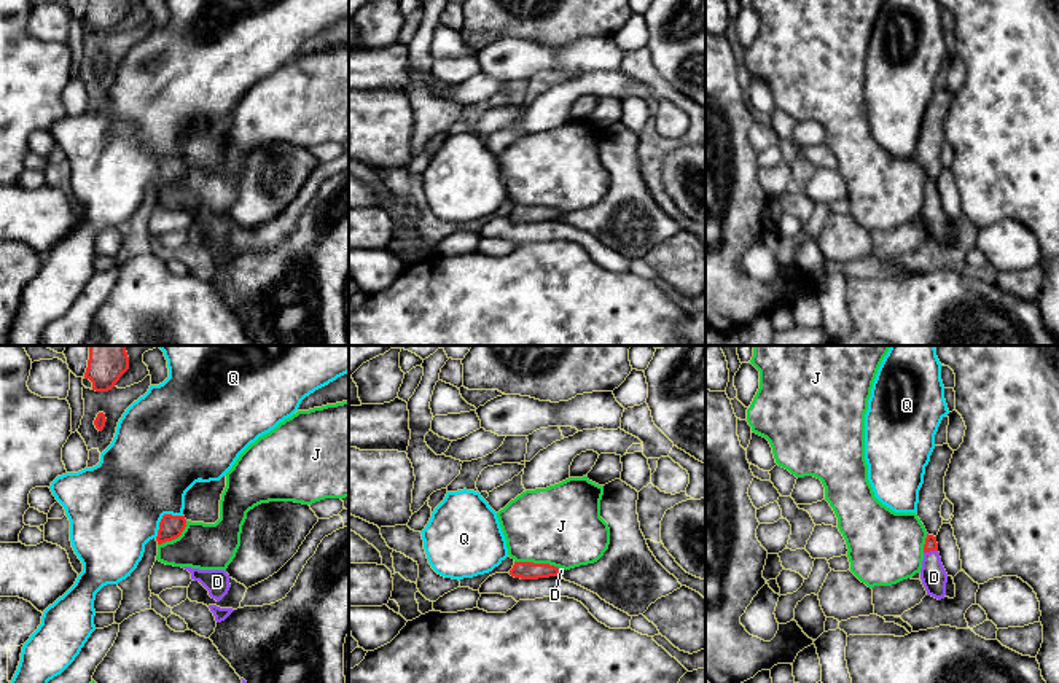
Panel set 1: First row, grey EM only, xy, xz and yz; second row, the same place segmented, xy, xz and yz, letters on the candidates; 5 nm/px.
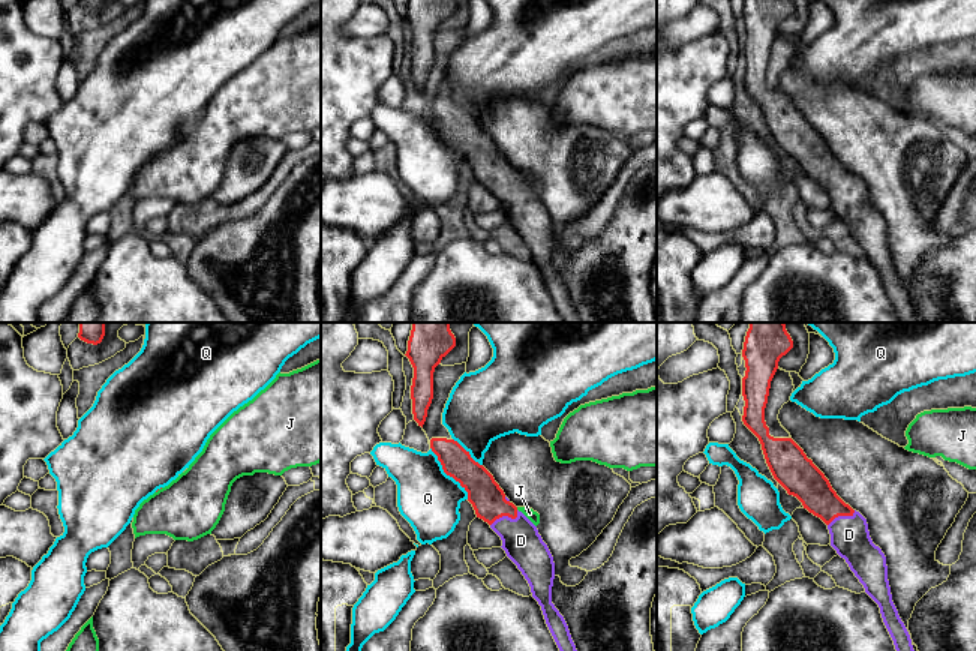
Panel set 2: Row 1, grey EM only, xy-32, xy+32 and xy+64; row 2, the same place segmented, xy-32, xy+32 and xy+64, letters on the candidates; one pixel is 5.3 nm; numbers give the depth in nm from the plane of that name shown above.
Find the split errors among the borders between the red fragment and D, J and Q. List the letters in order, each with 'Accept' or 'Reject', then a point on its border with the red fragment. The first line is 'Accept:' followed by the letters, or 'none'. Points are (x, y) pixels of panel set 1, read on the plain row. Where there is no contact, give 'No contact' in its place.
Accept: D
D: Accept. Touches red at yz (930, 193)
J: Reject. Touches red at xz (535, 207)
Q: Reject. Touches red at xy (163, 161)

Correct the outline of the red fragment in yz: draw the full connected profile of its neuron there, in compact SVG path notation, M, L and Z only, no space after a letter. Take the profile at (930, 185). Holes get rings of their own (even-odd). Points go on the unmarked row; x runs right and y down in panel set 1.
M928 177L924 188L920 223L927 234L927 239L932 239L938 244L944 242L948 217L941 207L936 180Z

